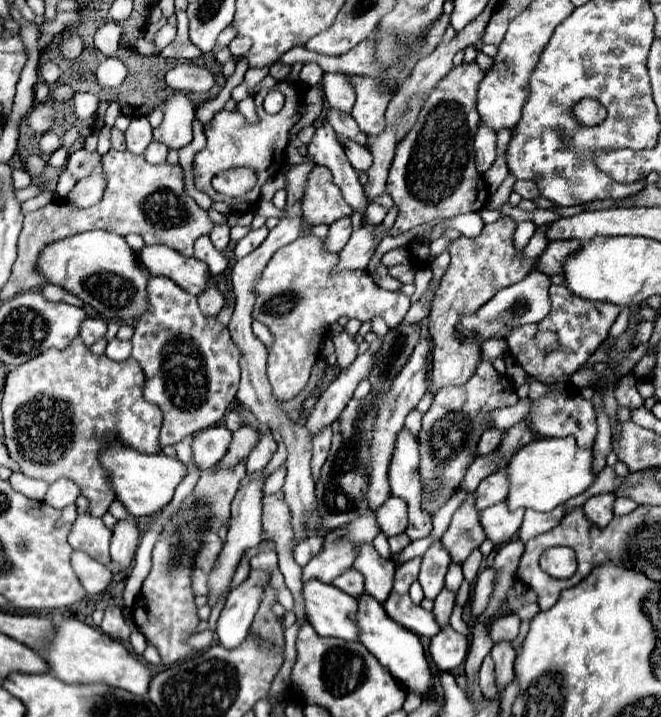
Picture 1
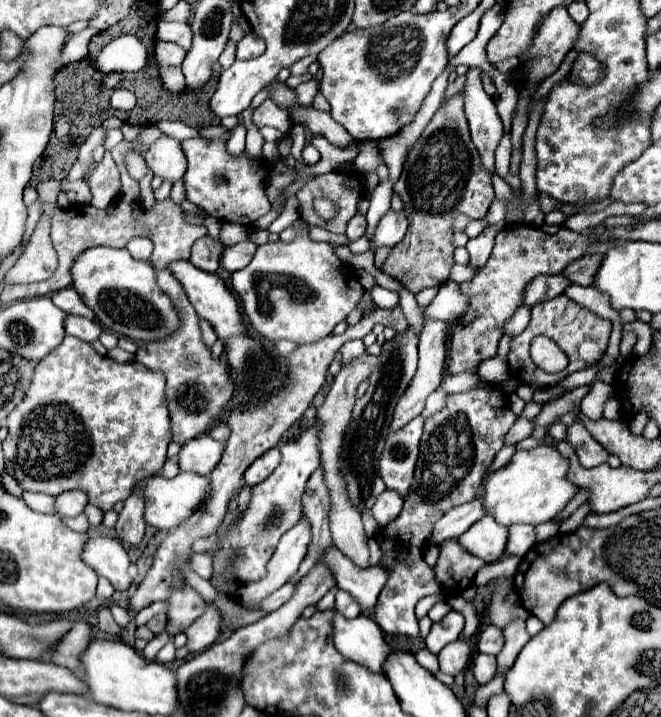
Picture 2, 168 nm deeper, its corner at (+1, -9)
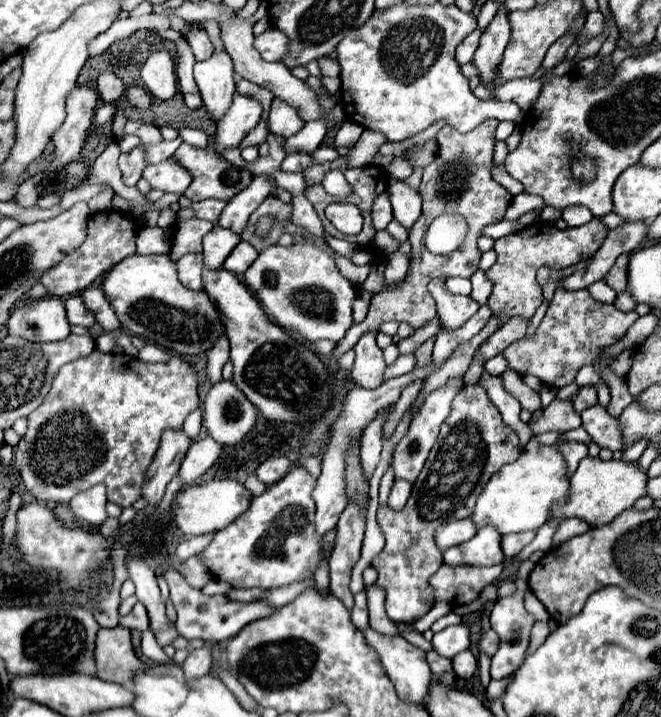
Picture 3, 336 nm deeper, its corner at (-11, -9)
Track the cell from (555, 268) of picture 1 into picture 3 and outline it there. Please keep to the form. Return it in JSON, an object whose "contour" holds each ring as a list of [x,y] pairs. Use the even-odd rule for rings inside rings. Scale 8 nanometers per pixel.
{"contour":[[[620,255],[608,275],[604,277],[604,283],[608,283],[616,293],[626,291],[626,265],[628,265],[628,255]]]}

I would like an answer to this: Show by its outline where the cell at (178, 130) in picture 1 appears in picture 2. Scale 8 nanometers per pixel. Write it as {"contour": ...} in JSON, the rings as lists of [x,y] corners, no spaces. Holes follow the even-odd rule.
{"contour":[[[164,137],[164,139],[158,139],[156,143],[152,143],[148,153],[144,155],[144,159],[146,159],[148,169],[154,175],[158,175],[170,183],[180,181],[186,171],[186,159],[180,149],[180,141],[176,141],[172,137]]]}

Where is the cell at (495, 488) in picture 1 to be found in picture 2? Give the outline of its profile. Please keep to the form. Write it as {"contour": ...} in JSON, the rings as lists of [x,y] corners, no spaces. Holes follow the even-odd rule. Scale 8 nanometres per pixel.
{"contour":[[[478,497],[470,503],[464,503],[460,507],[450,509],[440,521],[434,523],[430,543],[440,545],[448,539],[458,539],[464,531],[468,531],[484,515],[486,513],[484,513],[484,507],[482,507],[482,497]]]}

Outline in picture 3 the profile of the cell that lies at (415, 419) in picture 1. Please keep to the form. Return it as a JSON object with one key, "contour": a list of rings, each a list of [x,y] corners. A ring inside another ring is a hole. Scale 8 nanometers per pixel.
{"contour":[[[477,349],[472,363],[463,377],[463,386],[468,387],[468,385],[473,385],[478,382],[480,375],[484,371],[484,364],[479,360],[479,350]]]}

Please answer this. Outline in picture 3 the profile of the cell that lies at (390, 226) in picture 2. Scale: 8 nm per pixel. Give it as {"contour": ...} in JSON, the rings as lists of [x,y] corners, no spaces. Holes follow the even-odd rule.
{"contour":[[[392,181],[388,187],[390,193],[390,203],[392,203],[392,213],[394,219],[406,227],[412,229],[412,225],[420,219],[422,215],[422,199],[420,193],[410,189],[404,181]]]}

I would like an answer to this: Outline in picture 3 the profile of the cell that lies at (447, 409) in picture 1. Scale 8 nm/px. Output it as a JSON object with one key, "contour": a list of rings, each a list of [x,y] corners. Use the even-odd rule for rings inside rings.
{"contour":[[[470,385],[454,397],[452,411],[440,429],[420,477],[412,485],[406,507],[402,511],[392,511],[388,507],[378,511],[386,547],[372,561],[372,567],[378,571],[376,583],[386,589],[388,619],[412,625],[432,609],[434,589],[428,579],[442,565],[442,553],[434,541],[436,527],[448,519],[470,517],[484,483],[488,483],[502,465],[514,463],[520,453],[516,431],[502,421],[500,411],[480,385]]]}

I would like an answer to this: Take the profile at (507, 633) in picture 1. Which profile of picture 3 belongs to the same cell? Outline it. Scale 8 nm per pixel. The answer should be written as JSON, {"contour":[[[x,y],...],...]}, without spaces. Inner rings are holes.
{"contour":[[[486,631],[484,635],[482,635],[482,639],[480,639],[480,649],[484,651],[484,653],[488,653],[490,657],[498,651],[498,645],[500,645],[500,639],[498,639],[498,635],[496,635],[496,631]]]}

